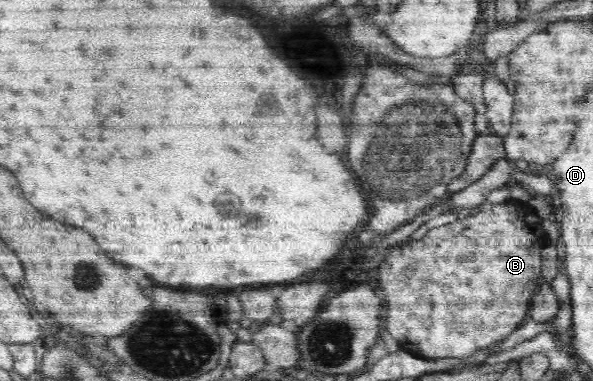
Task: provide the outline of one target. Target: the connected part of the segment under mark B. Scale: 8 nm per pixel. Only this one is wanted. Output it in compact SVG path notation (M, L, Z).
M484 201L480 204L478 212L468 218L457 219L451 224L441 225L430 229L420 240L410 240L407 245L394 248L386 256L381 265L376 269L374 283L382 292L384 297L384 332L398 341L399 348L409 355L423 357L424 359L461 358L471 356L474 352L486 348L493 342L503 341L512 334L513 330L519 328L522 320L526 318L528 309L531 308L531 300L536 294L542 281L542 249L550 244L548 235L540 225L541 219L527 205L522 203L505 201L503 203L492 203Z

